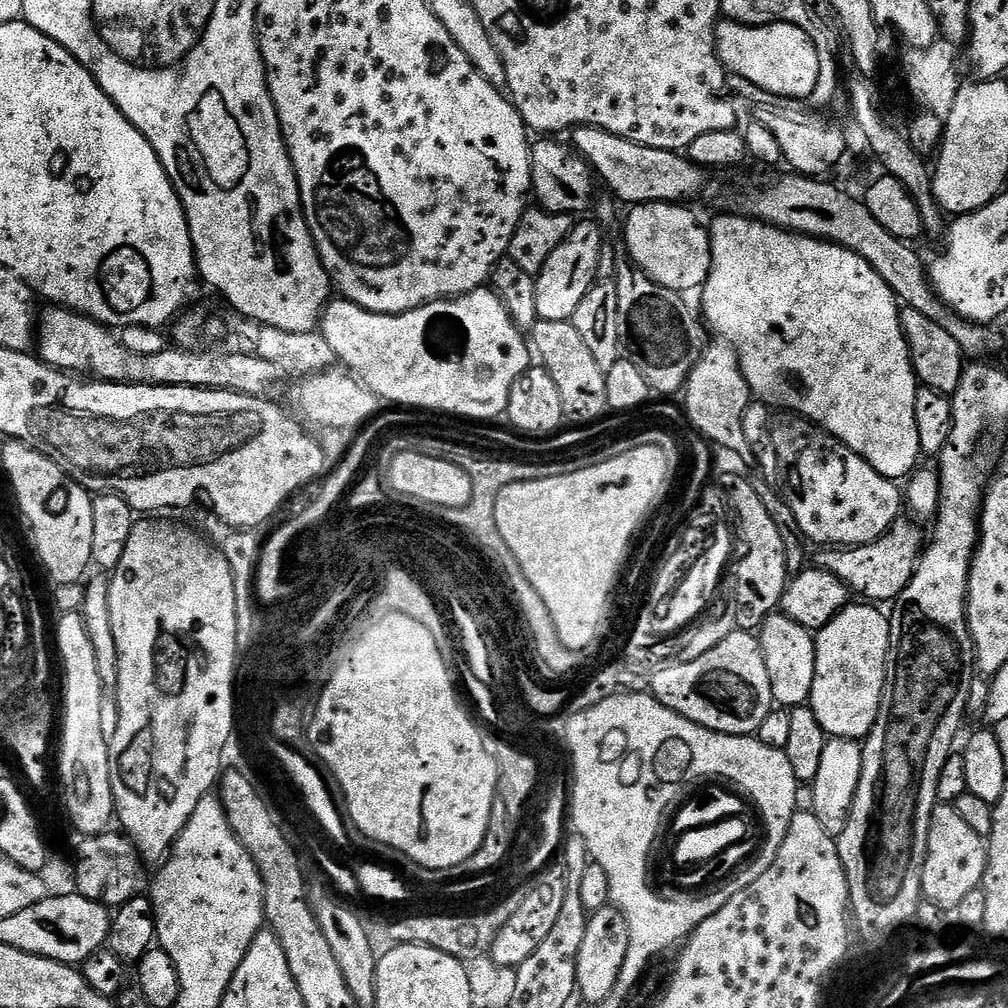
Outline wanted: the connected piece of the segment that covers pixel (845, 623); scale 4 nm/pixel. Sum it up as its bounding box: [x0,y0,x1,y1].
[810,602,890,741]

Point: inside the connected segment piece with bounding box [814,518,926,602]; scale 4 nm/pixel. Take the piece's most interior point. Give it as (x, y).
(880, 570)

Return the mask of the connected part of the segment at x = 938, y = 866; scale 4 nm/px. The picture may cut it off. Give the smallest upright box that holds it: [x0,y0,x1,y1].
[922,803,988,910]

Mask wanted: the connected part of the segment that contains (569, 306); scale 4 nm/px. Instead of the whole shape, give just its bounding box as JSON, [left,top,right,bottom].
[536,221,606,322]

